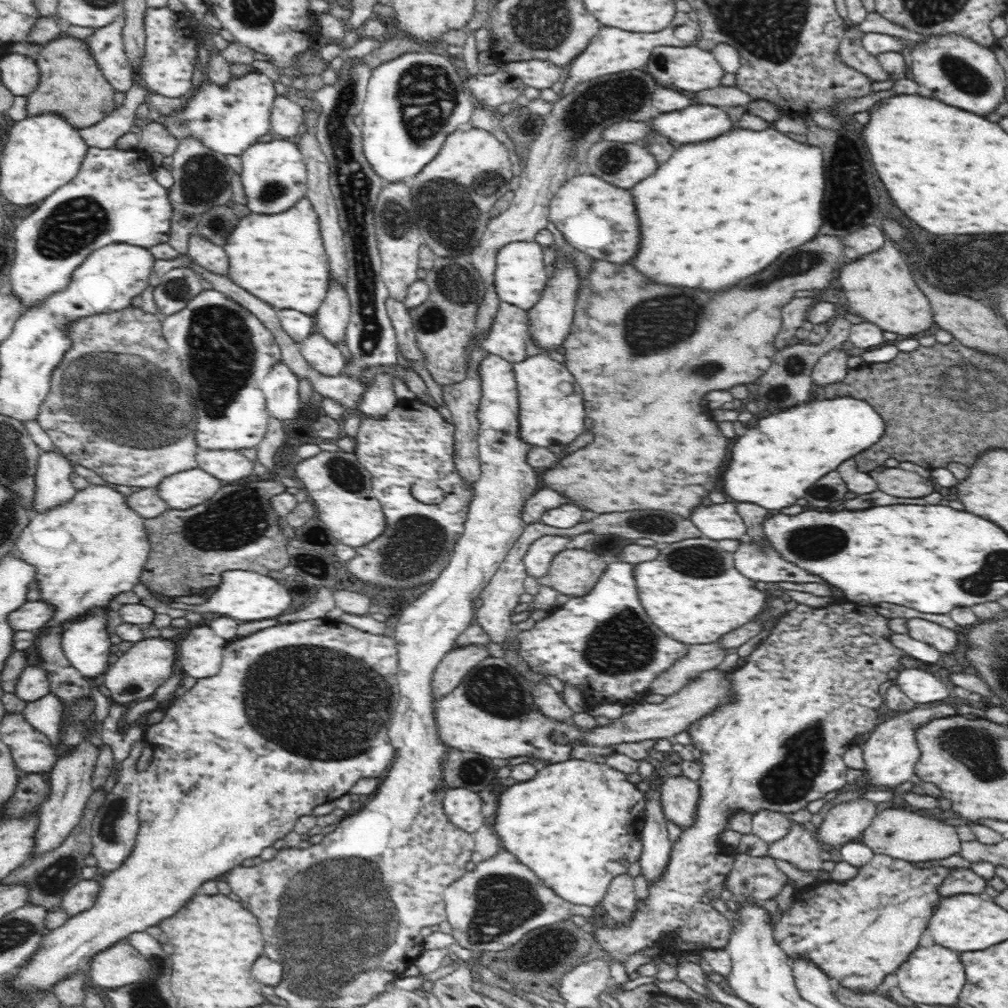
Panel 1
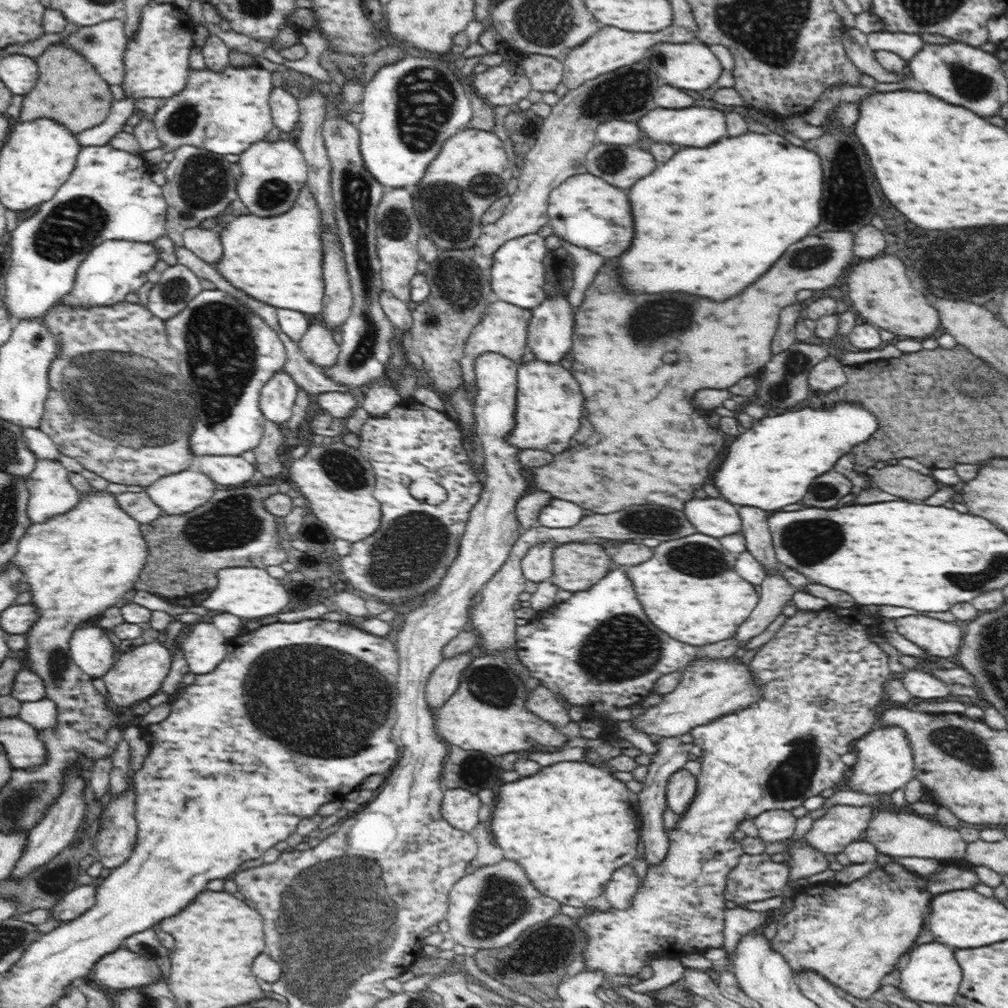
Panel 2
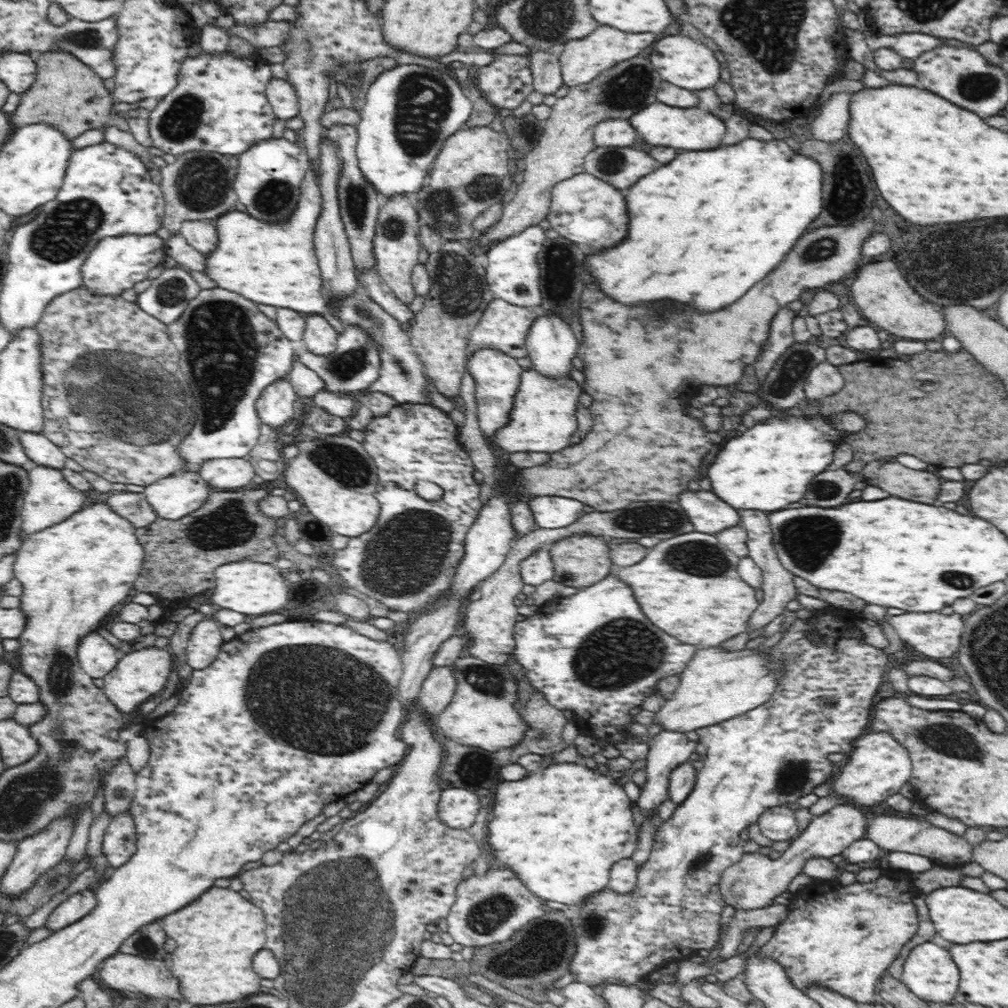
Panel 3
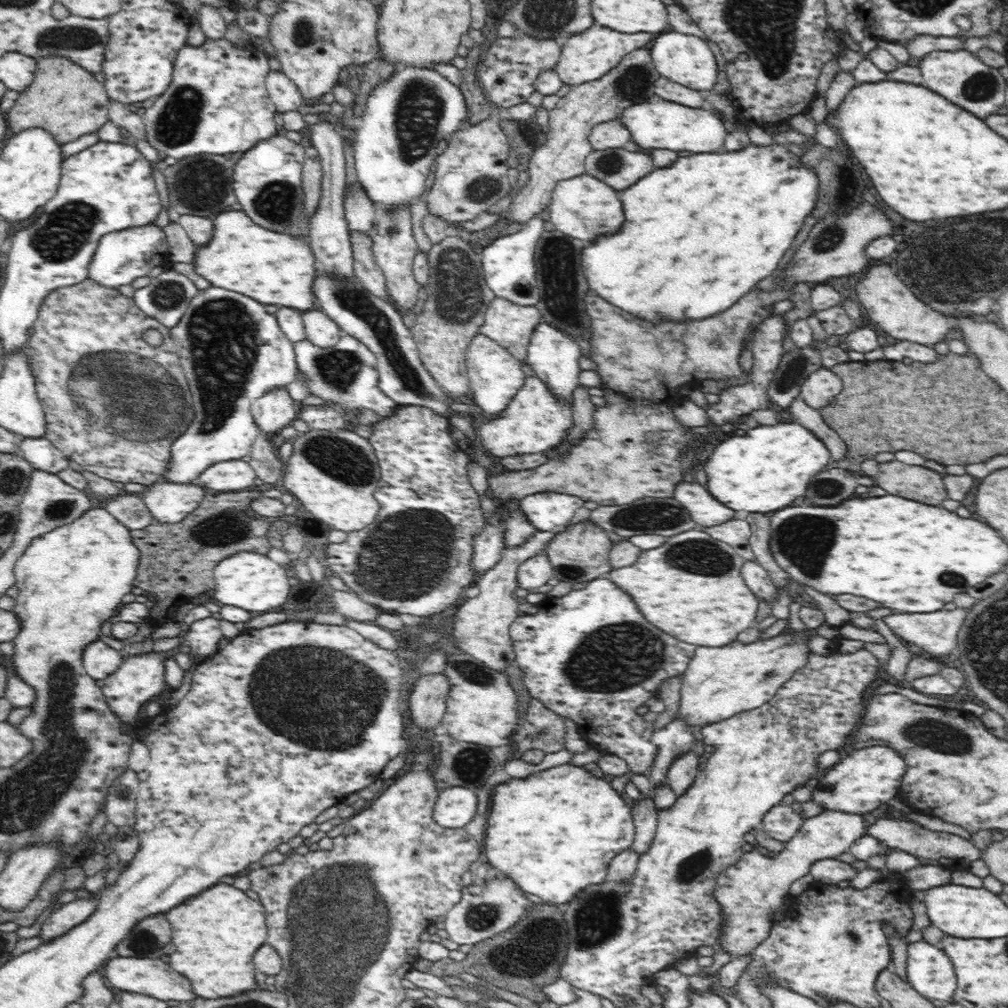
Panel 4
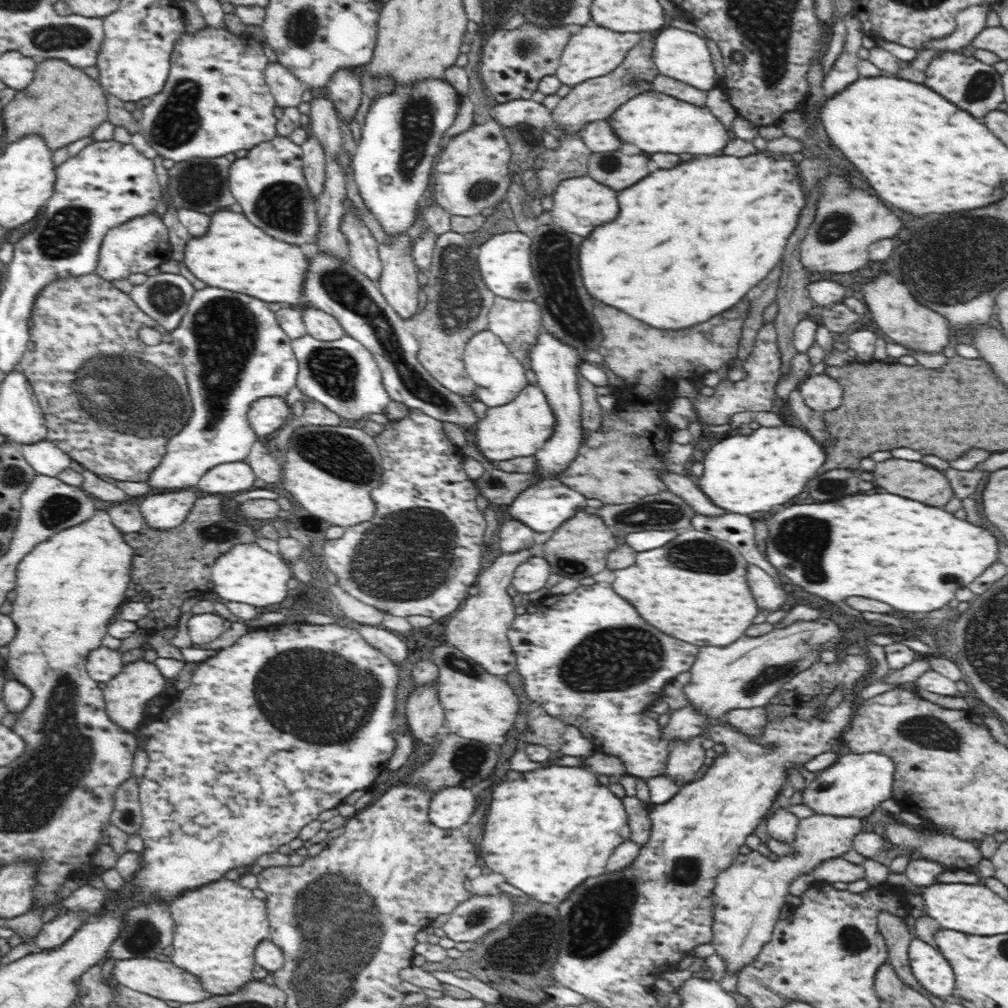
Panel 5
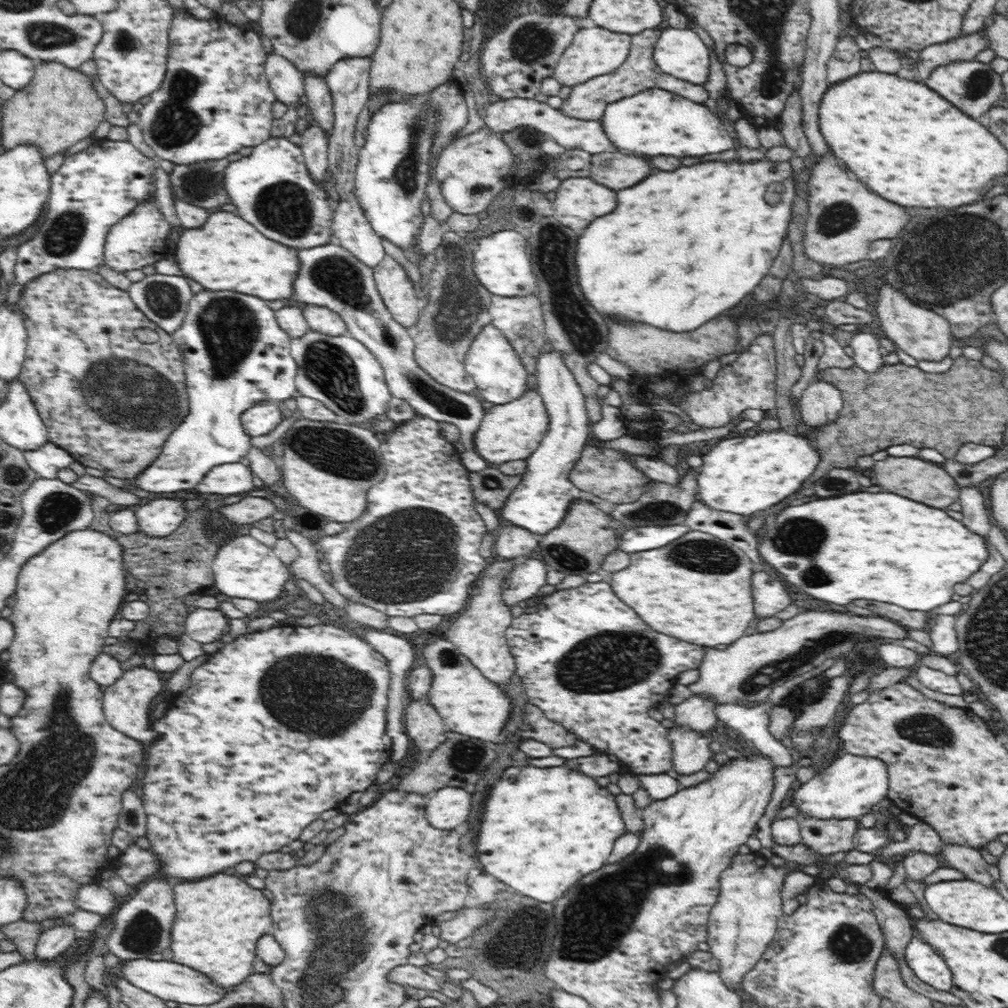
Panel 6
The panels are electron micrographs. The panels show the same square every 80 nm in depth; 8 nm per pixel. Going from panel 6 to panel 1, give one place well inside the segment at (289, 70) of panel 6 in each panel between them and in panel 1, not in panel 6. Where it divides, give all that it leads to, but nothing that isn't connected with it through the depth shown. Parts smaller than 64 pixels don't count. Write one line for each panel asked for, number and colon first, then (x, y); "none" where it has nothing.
1: (286, 116)
2: (285, 111)
3: (282, 95)
4: (284, 93)
5: (287, 90)

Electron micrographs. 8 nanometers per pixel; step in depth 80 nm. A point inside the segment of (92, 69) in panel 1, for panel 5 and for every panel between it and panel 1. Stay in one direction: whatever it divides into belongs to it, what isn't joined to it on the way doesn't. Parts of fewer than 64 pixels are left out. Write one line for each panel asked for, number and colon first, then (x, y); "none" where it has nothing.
2: (69, 90)
3: (68, 95)
4: (65, 99)
5: (62, 104)

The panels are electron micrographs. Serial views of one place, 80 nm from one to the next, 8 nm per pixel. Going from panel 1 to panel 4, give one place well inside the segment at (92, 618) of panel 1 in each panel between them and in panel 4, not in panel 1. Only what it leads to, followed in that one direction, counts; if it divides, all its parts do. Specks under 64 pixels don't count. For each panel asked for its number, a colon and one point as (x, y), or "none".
2: (92, 650)
3: (97, 657)
4: (100, 660)

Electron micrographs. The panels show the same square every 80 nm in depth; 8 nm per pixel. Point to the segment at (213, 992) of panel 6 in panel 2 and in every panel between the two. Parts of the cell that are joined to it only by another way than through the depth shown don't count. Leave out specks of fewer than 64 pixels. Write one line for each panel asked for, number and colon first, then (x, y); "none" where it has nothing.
2: (122, 969)
3: (131, 974)
4: (153, 977)
5: (164, 980)

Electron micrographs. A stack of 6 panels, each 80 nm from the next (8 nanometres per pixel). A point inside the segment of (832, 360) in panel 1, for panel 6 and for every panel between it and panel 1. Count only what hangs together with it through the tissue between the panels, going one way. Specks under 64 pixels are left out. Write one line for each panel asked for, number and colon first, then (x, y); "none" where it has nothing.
2: (827, 375)
3: (824, 380)
4: (822, 387)
5: (822, 394)
6: (820, 404)

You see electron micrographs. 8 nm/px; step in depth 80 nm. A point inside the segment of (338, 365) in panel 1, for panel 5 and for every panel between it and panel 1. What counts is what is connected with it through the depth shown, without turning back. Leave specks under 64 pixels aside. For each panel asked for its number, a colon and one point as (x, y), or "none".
2: (318, 345)
3: (321, 339)
4: (321, 330)
5: (320, 325)

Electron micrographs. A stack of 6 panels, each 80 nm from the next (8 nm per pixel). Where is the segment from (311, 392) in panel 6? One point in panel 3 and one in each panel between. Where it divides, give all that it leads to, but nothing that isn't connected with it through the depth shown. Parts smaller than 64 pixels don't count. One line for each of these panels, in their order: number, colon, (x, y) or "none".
3: (354, 366)
4: (345, 375)
5: (342, 374)

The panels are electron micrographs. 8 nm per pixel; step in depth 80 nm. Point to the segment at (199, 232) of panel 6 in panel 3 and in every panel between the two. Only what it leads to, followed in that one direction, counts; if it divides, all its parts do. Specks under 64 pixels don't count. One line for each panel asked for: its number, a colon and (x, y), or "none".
3: (274, 264)
4: (272, 268)
5: (235, 255)

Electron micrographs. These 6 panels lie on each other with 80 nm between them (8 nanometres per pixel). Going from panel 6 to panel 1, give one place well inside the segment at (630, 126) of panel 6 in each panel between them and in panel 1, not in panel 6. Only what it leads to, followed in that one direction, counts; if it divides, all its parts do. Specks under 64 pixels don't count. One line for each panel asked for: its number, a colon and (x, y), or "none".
1: (695, 123)
2: (698, 127)
3: (659, 125)
4: (656, 123)
5: (655, 122)

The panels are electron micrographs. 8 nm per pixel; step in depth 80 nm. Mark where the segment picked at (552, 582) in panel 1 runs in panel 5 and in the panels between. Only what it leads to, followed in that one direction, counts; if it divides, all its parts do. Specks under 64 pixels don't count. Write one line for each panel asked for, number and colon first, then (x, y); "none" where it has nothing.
2: (577, 566)
3: (579, 560)
4: (580, 553)
5: (579, 548)

